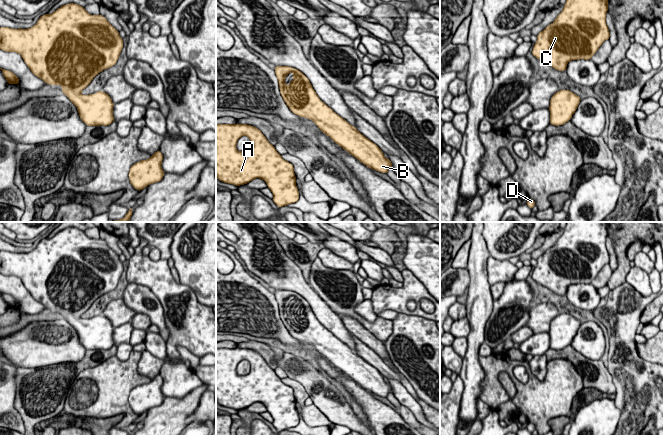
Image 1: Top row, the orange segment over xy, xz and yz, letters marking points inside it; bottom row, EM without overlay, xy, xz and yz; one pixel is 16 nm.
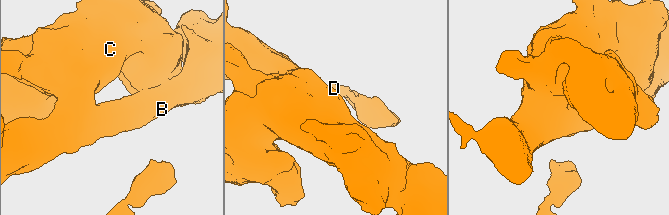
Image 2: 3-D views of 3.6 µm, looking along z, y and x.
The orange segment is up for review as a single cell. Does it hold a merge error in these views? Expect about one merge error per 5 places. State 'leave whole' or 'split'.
leave whole

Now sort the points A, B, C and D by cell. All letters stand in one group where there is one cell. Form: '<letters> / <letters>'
A B C D

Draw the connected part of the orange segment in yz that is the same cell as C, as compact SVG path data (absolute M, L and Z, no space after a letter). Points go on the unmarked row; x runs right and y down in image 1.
M567 222L562 236L556 241L554 246L537 259L532 279L558 295L566 295L569 285L579 283L591 284L602 267L610 262L606 248L607 236L607 222Z

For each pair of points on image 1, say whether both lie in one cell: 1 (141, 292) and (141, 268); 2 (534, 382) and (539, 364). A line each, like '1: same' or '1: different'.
1: different
2: different

